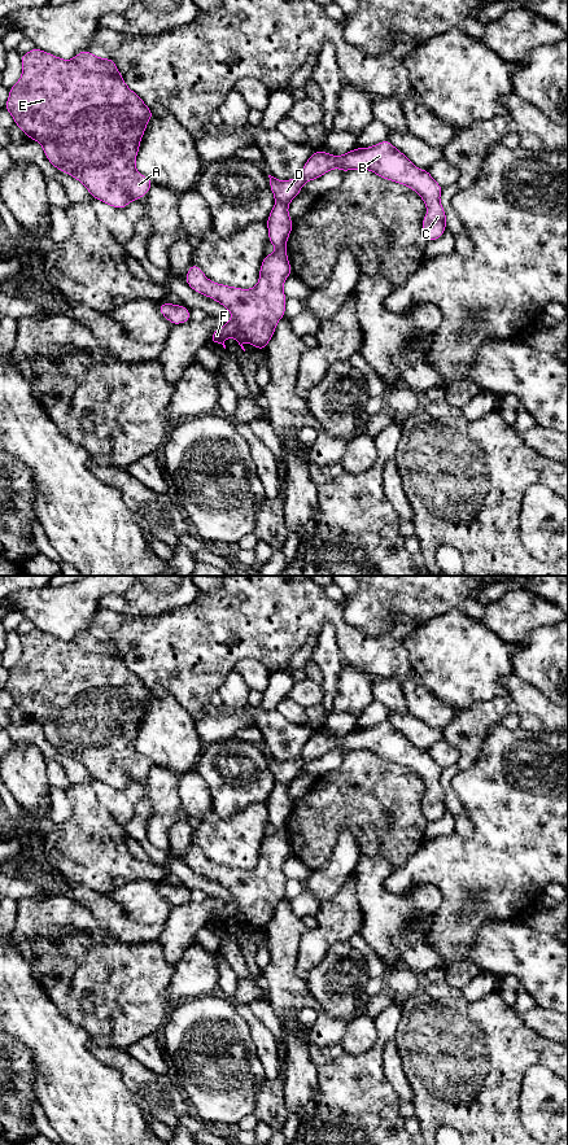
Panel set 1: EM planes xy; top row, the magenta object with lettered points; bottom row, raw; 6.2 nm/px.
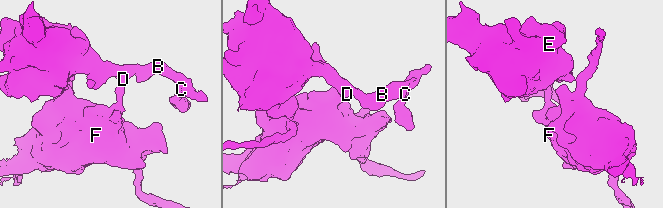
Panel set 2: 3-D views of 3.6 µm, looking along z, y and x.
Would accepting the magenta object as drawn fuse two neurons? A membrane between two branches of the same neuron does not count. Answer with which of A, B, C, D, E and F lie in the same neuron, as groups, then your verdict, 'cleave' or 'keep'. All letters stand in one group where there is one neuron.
groups A B C D E / F; cleave

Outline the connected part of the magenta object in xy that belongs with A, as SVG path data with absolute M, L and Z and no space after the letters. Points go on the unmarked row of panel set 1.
M36 628L22 635L21 642L21 659L9 669L4 690L12 695L14 704L27 718L43 727L47 740L57 751L79 761L93 779L115 790L144 779L153 764L136 751L135 743L148 702L154 694L127 668L115 643L112 639L96 638L89 632L80 632L74 639L64 641Z

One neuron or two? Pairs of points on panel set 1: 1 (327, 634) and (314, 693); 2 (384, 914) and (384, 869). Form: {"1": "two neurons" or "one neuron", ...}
{"1": "two neurons", "2": "one neuron"}

